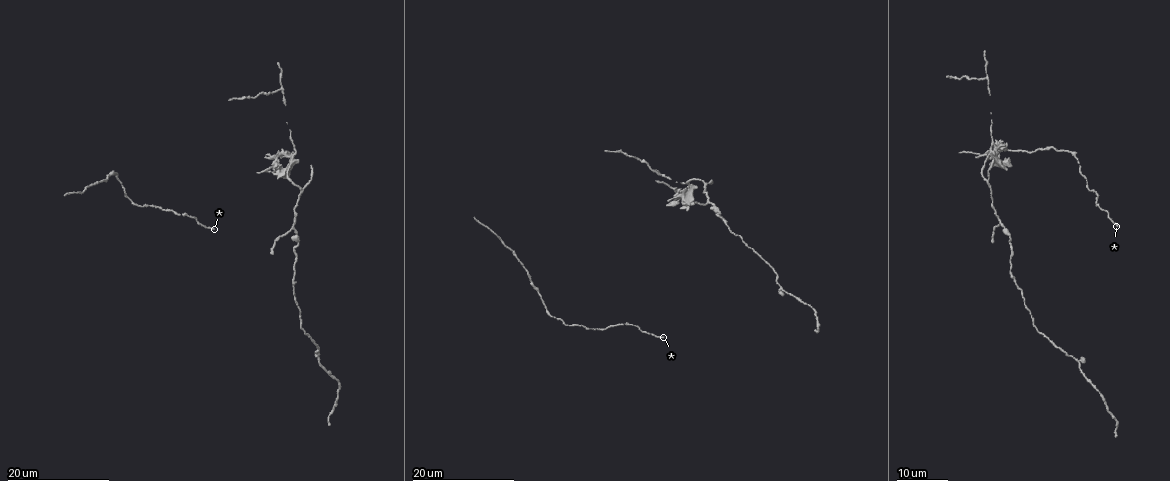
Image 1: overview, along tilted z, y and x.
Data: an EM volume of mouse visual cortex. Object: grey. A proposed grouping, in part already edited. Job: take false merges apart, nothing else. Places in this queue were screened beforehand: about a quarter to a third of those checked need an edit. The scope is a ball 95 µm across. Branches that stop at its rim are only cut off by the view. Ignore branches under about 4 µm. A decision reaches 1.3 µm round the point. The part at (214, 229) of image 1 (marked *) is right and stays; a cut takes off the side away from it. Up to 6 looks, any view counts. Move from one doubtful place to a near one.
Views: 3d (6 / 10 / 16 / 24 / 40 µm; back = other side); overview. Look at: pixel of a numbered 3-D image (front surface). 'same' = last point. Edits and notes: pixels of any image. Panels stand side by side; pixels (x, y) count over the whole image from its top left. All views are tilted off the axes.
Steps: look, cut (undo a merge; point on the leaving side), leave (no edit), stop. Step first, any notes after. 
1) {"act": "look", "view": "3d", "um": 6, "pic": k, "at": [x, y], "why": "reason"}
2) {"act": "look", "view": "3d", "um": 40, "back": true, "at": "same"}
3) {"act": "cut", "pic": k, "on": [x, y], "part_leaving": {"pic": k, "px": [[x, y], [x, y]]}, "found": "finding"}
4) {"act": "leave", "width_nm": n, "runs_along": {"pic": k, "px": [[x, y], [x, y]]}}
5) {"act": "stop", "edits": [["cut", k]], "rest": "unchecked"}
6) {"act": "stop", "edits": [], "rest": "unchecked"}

{"act": "look", "view": "3d", "um": 16, "pic": 1, "at": [994, 153], "why": "branch point"}

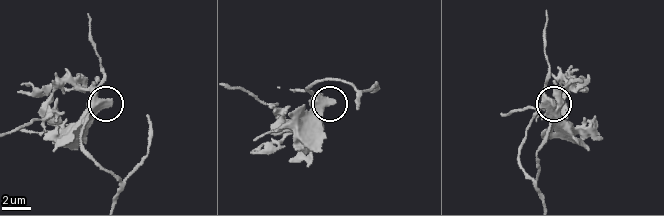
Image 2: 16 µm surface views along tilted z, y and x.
{"act": "look", "view": "3d", "um": 10, "pic": 2, "at": [100, 100]}

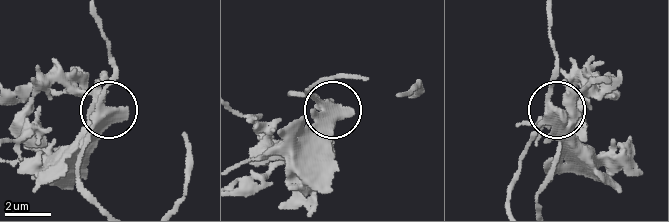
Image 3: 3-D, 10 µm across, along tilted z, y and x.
{"act": "cut", "pic": 3, "on": [93, 90], "side_arm_um": 10, "found": "a second neuron is stuck on"}

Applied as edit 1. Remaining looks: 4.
{"act": "look", "view": "3d", "um": 16, "pic": 1, "at": [708, 203], "why": "thin arm on a thick one"}

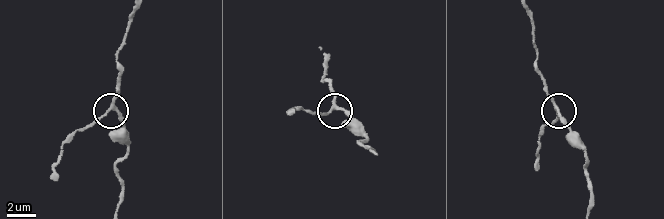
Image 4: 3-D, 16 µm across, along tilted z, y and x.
{"act": "look", "view": "3d", "um": 6, "pic": 4, "at": [334, 105], "why": "closer look"}

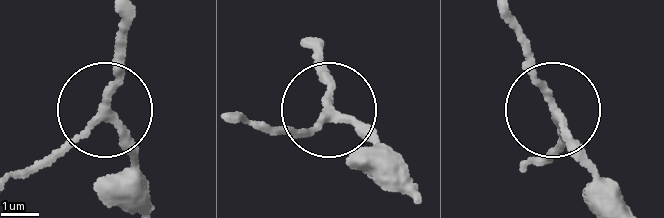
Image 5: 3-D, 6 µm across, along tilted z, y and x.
{"act": "leave", "side_arm_um": 7, "found": "all the same neuron"}

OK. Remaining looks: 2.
{"act": "look", "view": "3d", "um": 16, "pic": 1, "at": [986, 76], "why": "three-way junction"}

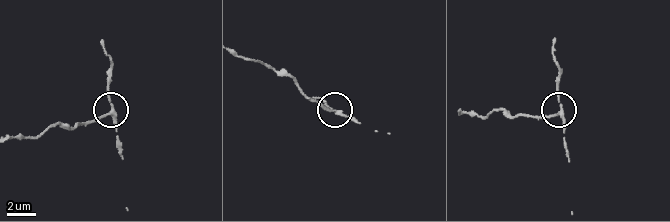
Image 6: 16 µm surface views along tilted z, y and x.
{"act": "look", "view": "3d", "um": 6, "pic": 6, "at": [108, 113], "why": "closer look"}

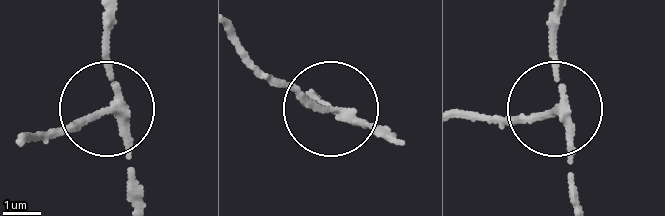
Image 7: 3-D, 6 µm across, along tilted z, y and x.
{"act": "cut", "pic": 7, "on": [73, 125], "width_nm": 190, "part_leaving": {"pic": 7, "px": [[120, 105], [22, 138]]}, "found": "two neurons meet here"}

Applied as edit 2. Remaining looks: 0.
{"act": "stop", "edits": [["cut", 3], ["cut", 7]], "rest": "unchecked"}

